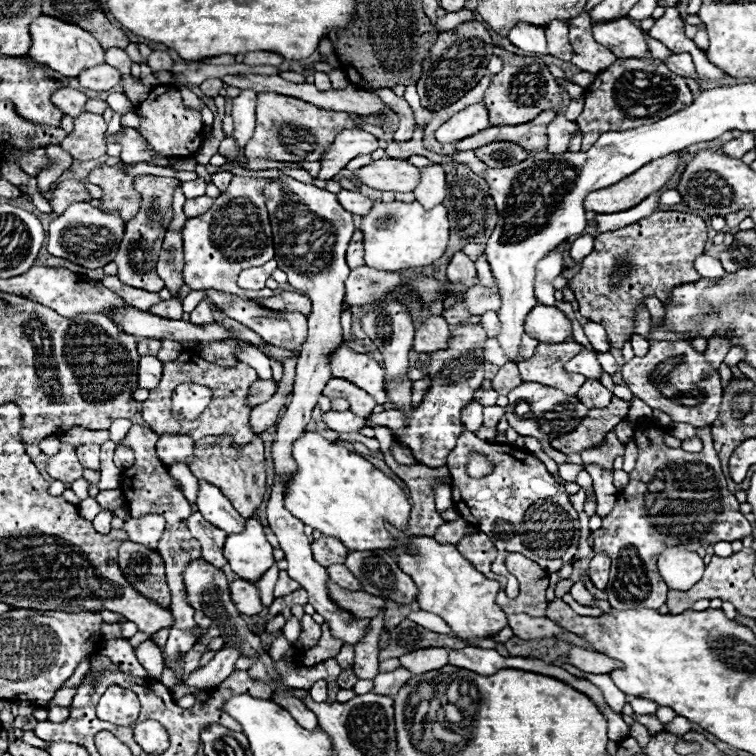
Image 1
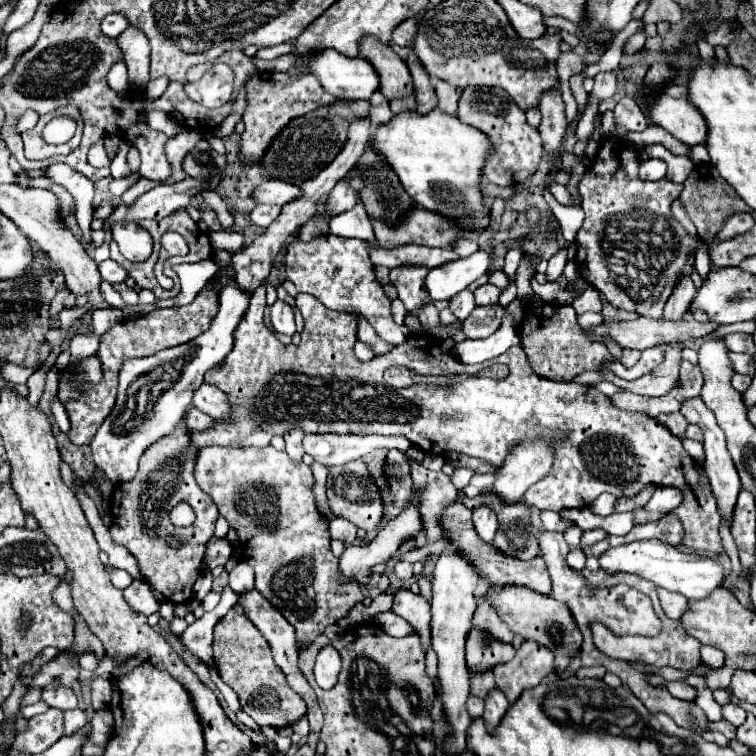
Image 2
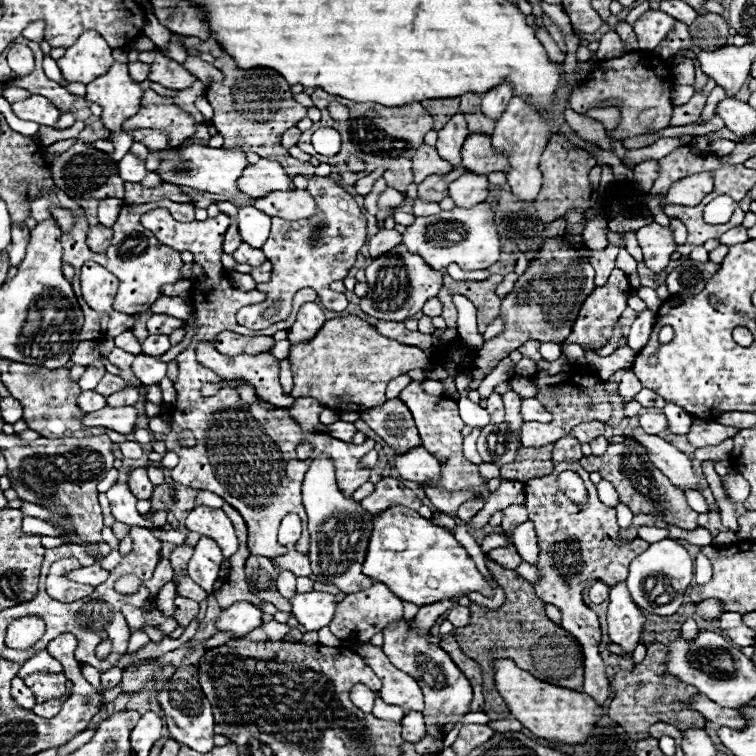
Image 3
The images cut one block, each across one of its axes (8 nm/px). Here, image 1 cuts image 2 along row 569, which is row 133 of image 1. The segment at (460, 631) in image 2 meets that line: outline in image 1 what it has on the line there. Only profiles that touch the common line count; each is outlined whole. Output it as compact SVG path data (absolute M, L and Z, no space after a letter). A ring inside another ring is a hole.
M484 102L466 106L464 110L456 112L450 120L446 120L436 130L436 140L446 142L458 142L460 138L468 138L468 134L476 134L476 130L484 130L484 126L490 126L488 122L488 108Z

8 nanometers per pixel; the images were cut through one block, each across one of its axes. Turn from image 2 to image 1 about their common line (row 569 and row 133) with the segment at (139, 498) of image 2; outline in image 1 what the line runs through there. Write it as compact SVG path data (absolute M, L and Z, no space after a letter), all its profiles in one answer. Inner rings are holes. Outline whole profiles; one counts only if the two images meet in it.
M154 86L150 90L148 98L138 104L136 114L142 118L140 126L136 130L146 138L146 142L152 146L152 150L156 154L194 156L204 142L204 136L202 136L204 124L202 124L200 112L186 108L178 88L174 88L174 86Z

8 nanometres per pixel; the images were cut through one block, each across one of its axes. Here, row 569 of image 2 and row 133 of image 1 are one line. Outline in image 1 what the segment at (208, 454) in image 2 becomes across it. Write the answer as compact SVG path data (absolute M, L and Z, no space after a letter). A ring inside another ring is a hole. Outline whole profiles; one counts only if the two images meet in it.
M260 92L256 104L256 128L248 140L246 158L266 158L278 162L316 162L324 156L324 150L334 142L340 130L358 126L346 112L332 112L316 108L304 100L282 96L276 92Z

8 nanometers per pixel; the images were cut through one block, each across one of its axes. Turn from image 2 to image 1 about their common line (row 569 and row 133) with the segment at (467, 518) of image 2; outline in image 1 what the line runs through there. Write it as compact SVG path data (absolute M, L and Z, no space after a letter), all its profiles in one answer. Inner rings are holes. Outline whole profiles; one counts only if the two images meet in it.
M544 110L540 112L534 120L524 122L524 124L502 124L502 126L490 126L486 130L480 130L474 136L462 138L460 142L456 142L456 150L476 150L480 146L486 146L488 142L516 142L520 146L524 146L530 154L534 152L542 152L548 136L546 136L546 126L548 122L552 122L552 118L556 118L556 112Z

